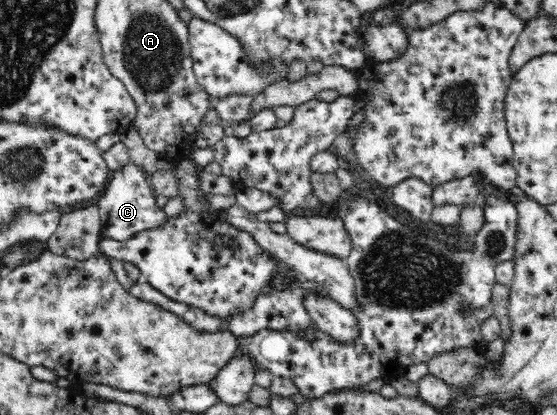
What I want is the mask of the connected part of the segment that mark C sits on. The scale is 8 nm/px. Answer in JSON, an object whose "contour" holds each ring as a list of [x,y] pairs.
{"contour":[[[133,164],[112,172],[103,194],[97,200],[100,210],[102,235],[113,240],[125,242],[143,230],[161,227],[168,216],[155,203],[155,194],[149,185],[148,174]]]}

